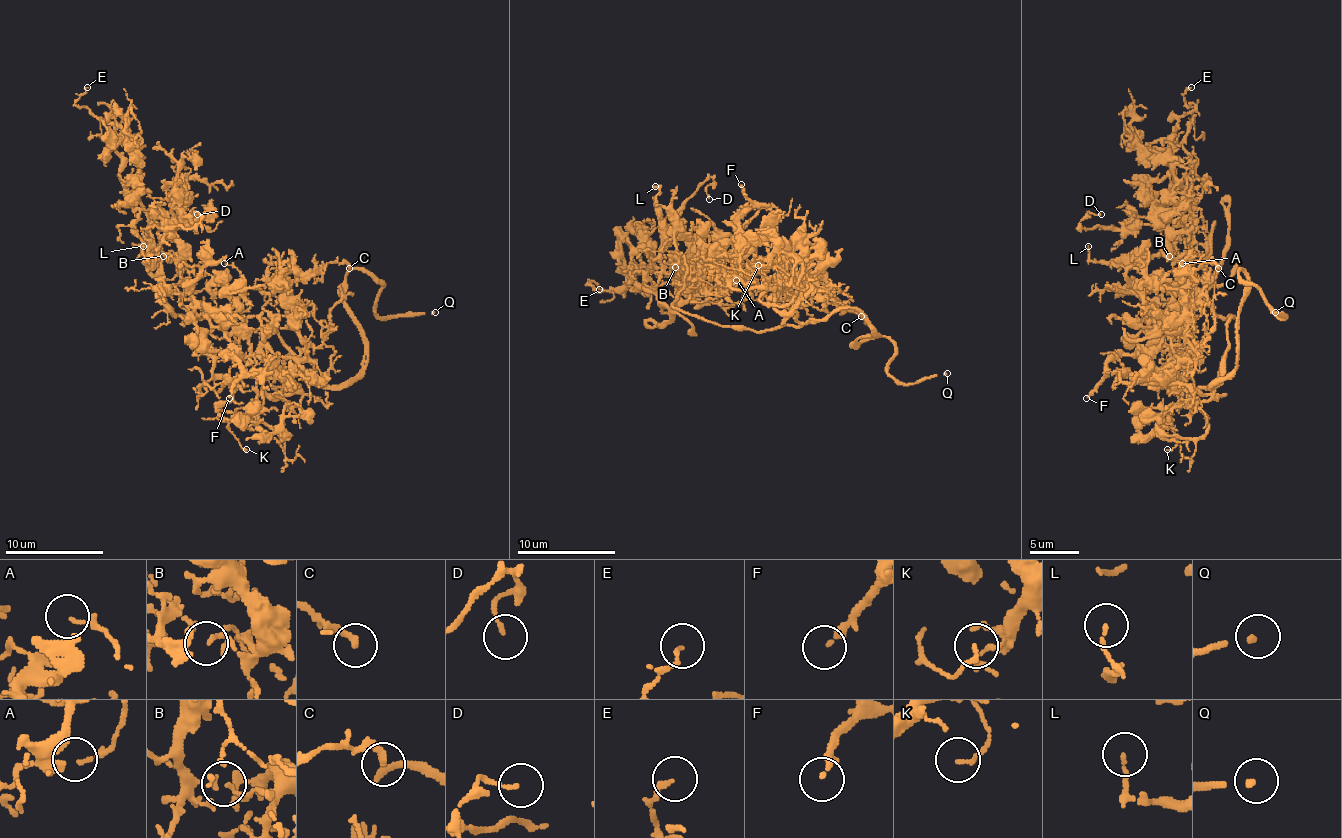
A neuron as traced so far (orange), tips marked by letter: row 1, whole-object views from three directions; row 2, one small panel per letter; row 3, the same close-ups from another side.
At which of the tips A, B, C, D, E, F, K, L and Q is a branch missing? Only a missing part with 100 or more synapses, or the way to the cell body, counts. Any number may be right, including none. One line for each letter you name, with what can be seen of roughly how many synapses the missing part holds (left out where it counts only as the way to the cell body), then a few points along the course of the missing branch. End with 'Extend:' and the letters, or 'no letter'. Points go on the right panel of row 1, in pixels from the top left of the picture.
Q: course (1275, 312), (1255, 398), (1260, 415), (1252, 425), (1208, 422), (1221, 444), (1223, 471), (1250, 493), (1245, 496)
Extend: Q

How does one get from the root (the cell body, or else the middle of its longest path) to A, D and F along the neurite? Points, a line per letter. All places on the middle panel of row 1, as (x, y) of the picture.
A: (780, 326), (751, 331), (660, 304), (663, 311), (717, 287), (734, 248), (748, 240), (753, 267), (736, 280)
D: (780, 326), (719, 326), (660, 304), (646, 287), (670, 280), (677, 209), (712, 179), (709, 199)
F: (780, 326), (800, 324), (792, 306), (817, 272), (751, 287), (739, 218), (753, 204), (741, 184)

